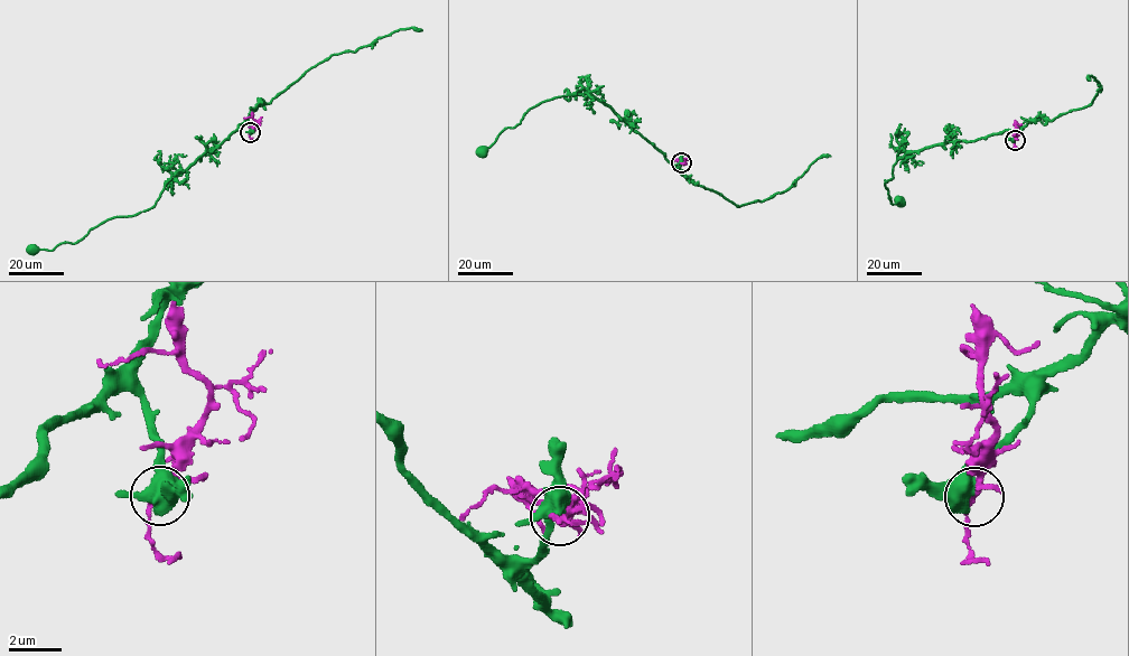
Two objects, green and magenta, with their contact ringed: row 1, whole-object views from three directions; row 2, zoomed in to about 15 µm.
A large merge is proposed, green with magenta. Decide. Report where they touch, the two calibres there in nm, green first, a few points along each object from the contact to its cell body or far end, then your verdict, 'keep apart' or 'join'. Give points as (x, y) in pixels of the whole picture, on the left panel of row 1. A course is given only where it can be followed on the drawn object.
(250, 132) | 440/140 nm | green via (250, 132), (245, 121), (173, 175), (152, 207), (102, 222), (74, 243), (50, 251), (30, 249) | magenta via (250, 132), (255, 120), (243, 118) | join

